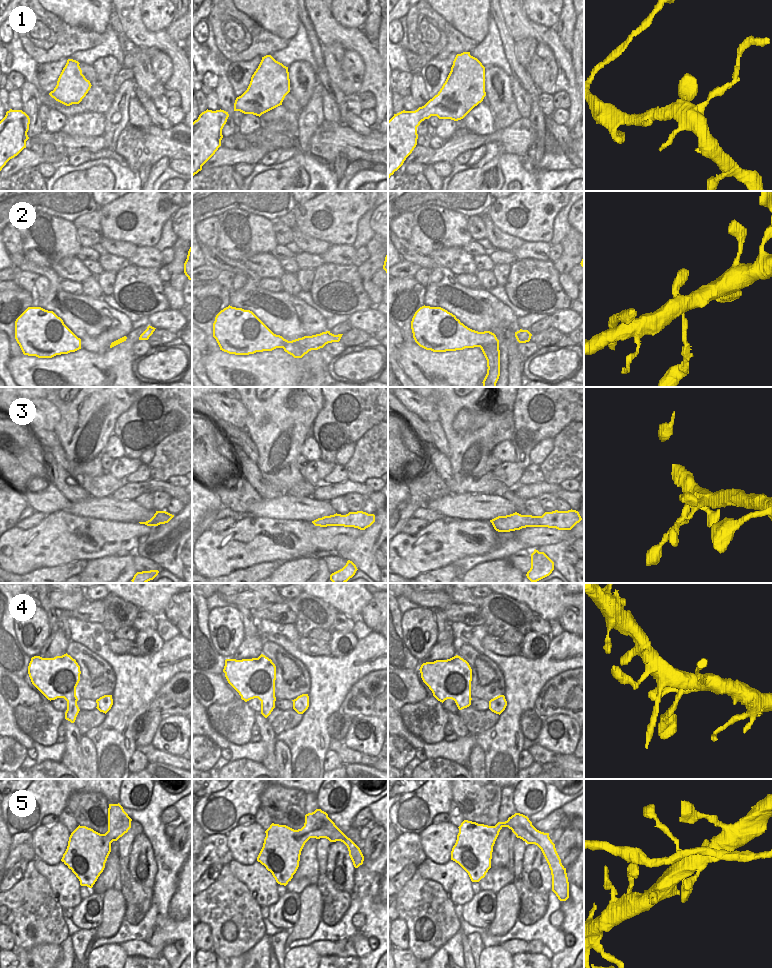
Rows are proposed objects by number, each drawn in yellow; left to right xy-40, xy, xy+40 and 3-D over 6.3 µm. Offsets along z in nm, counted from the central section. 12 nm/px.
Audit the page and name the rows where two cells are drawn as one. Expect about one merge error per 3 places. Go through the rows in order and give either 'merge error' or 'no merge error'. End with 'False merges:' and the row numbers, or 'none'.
1: no merge error
2: no merge error
3: no merge error
4: no merge error
5: no merge error
False merges: none

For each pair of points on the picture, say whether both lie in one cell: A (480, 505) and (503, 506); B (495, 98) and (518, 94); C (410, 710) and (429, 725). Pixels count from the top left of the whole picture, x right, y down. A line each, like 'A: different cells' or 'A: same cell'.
A: same cell
B: different cells
C: same cell

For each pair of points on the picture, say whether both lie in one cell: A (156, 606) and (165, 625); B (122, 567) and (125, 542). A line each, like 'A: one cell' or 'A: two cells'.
A: two cells
B: two cells

